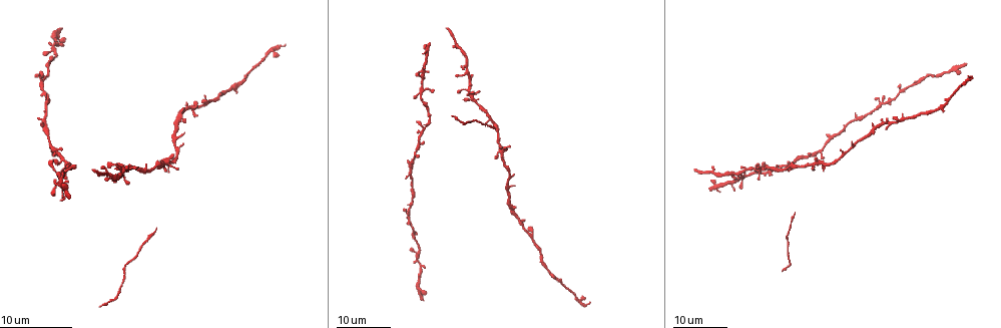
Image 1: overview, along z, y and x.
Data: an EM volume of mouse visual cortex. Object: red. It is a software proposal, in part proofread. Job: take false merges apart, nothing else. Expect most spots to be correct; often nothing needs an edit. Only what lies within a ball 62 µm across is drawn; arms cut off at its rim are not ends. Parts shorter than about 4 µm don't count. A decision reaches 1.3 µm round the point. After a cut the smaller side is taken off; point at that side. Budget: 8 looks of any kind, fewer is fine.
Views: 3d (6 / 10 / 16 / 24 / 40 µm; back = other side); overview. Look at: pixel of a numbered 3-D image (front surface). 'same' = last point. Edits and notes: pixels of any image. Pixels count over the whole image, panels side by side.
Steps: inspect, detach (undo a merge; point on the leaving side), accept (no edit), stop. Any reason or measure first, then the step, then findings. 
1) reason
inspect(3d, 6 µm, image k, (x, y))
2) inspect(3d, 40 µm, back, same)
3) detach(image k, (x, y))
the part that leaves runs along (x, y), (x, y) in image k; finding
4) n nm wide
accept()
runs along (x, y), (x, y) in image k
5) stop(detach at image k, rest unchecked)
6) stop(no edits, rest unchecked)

thick turns thin
inspect(3d, 16 µm, image 1, (55, 49))

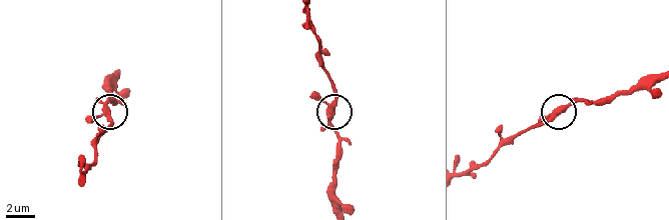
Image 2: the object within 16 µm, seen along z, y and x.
inspect(3d, 10 µm, image 2, (329, 118))

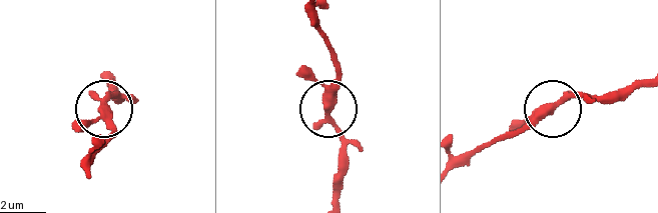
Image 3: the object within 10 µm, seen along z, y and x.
3 arms
accept()
runs along (462, 162), (525, 132), (571, 98), (598, 96) in image 3; all the same neuron

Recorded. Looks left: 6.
thick turns thin
inspect(3d, 16 µm, image 1, (411, 183))

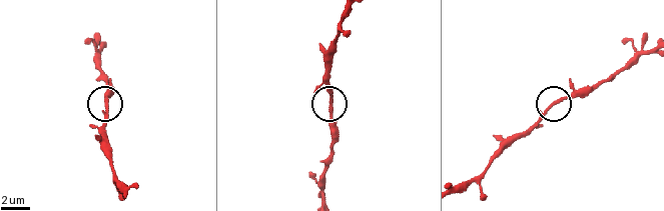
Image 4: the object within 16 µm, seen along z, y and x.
inspect(3d, 6 µm, image 4, (557, 101))

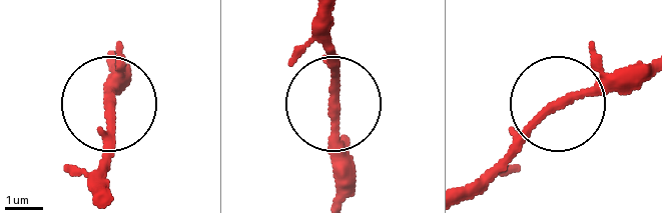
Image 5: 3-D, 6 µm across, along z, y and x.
accept()
runs along (330, 16), (341, 194) in image 5; all the same neuron

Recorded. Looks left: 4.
three arms meet
inspect(3d, 24 µm, image 1, (816, 154))

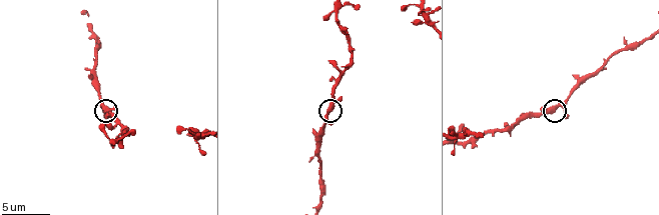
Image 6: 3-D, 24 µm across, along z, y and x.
closer look
inspect(3d, 10 µm, image 6, (104, 106))

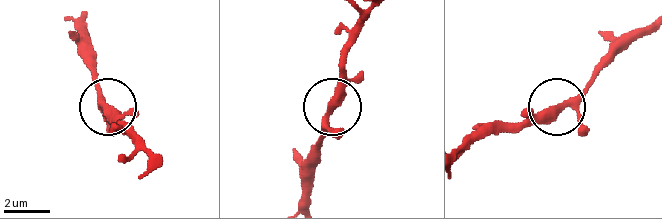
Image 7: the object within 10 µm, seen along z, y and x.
accept()
all the same neuron

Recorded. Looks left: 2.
four or more arms meet
inspect(3d, 16 µm, image 6, (196, 137))

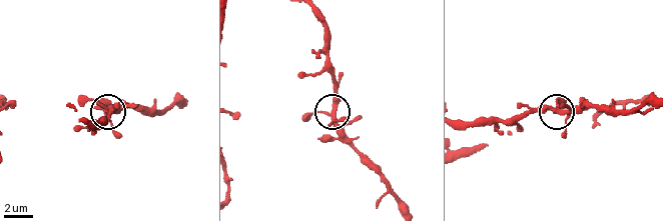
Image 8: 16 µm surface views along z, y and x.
5 arms
accept()
one neuron here

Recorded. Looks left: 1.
stop(no edits, rest unchecked)

